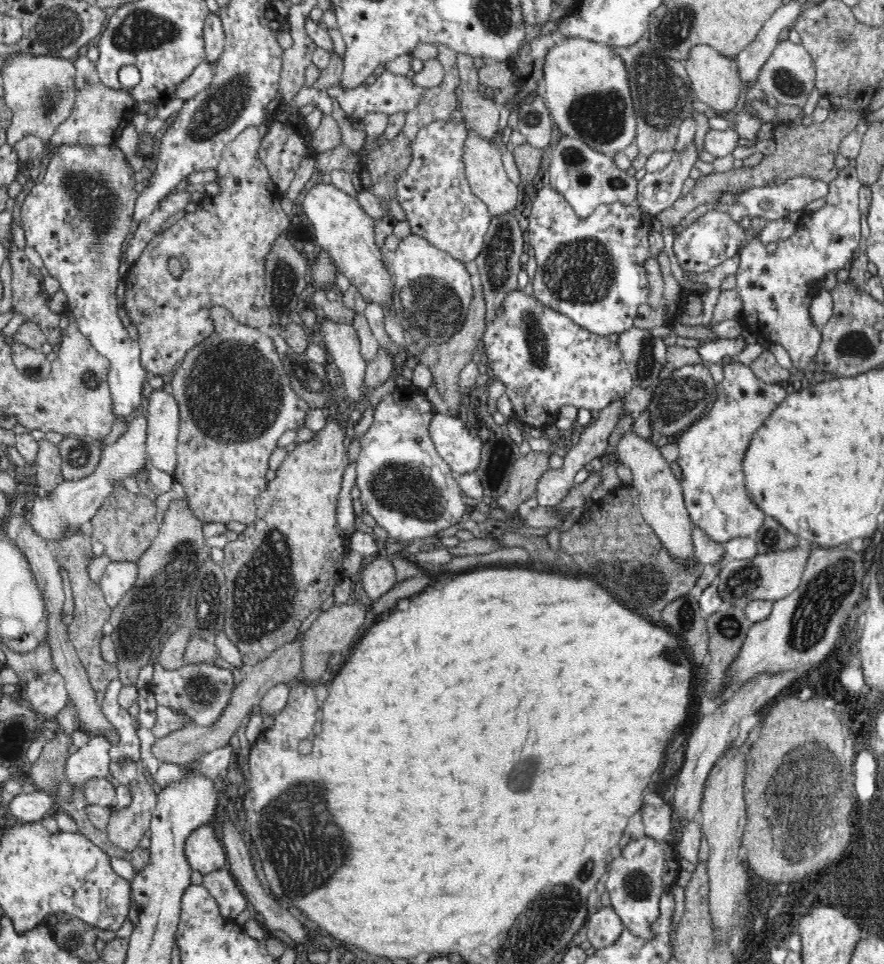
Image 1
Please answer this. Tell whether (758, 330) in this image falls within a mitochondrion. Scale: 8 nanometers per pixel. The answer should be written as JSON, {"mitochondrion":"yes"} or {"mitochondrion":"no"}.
{"mitochondrion":"no"}

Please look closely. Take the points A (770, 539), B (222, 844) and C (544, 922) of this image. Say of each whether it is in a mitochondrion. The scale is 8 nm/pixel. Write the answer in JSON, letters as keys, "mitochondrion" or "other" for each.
{"A":"mitochondrion","B":"other","C":"mitochondrion"}

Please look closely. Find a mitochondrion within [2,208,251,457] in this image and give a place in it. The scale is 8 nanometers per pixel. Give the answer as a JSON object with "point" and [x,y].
{"point":[90,380]}

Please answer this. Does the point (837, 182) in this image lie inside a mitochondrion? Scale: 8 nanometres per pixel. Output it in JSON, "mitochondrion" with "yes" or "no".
{"mitochondrion":"no"}

